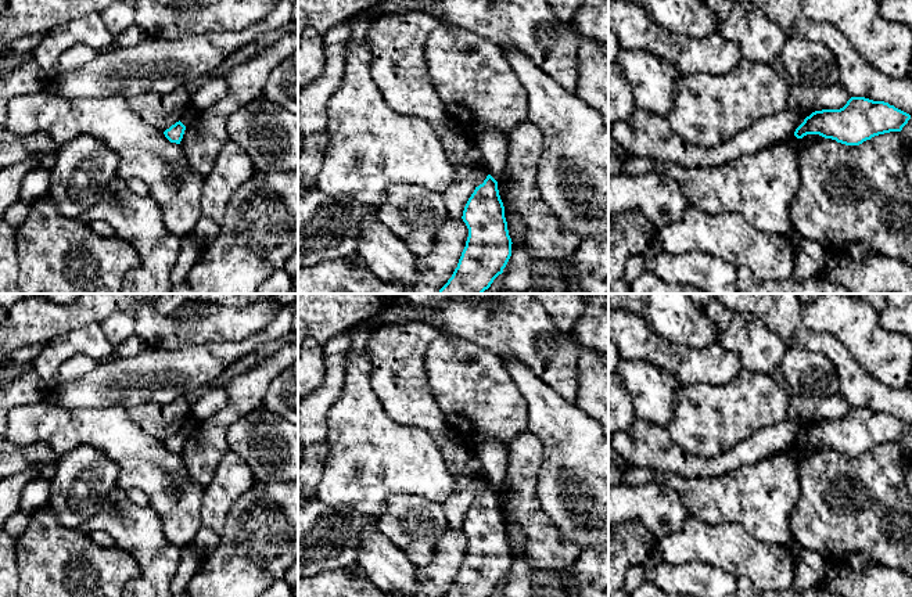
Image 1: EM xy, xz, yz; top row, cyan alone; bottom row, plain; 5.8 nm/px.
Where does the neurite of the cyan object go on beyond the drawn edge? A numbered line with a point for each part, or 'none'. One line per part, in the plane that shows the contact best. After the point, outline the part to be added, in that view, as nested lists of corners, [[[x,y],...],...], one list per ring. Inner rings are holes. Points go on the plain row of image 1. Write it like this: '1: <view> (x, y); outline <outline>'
none

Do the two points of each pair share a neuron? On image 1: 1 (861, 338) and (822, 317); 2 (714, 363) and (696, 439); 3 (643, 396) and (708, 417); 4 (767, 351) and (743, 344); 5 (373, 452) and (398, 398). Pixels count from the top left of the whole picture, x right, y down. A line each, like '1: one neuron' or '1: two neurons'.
1: one neuron
2: two neurons
3: two neurons
4: one neuron
5: two neurons

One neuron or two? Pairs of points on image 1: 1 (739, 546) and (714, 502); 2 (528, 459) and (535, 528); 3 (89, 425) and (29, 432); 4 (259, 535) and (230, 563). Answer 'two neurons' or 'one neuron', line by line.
1: two neurons
2: one neuron
3: one neuron
4: one neuron

